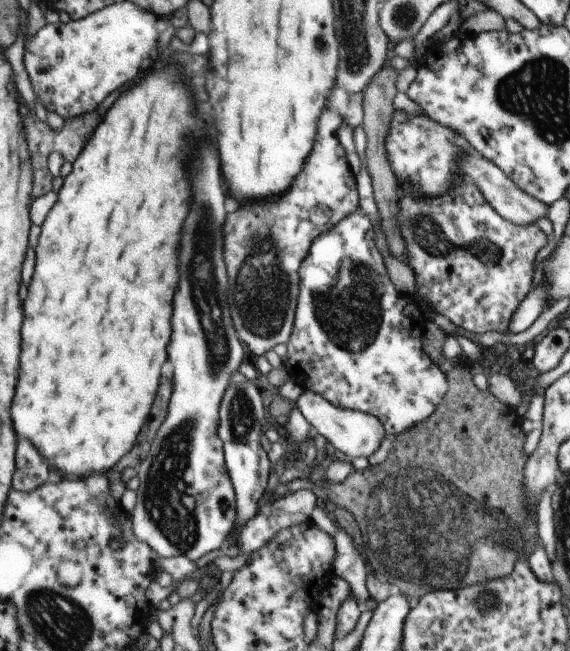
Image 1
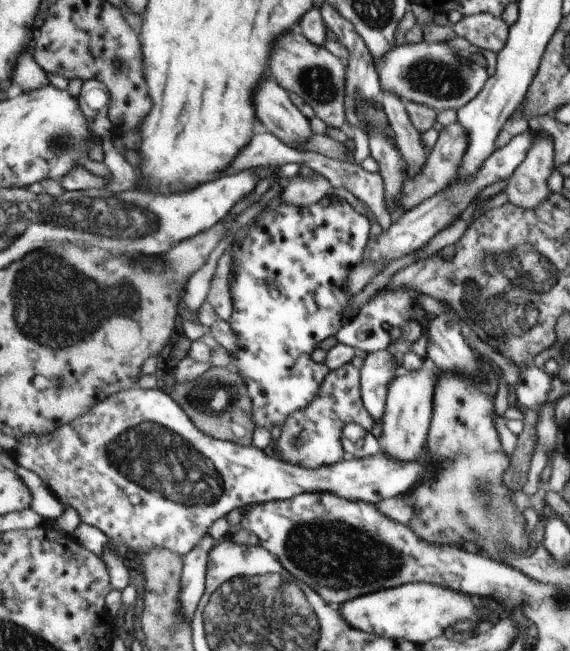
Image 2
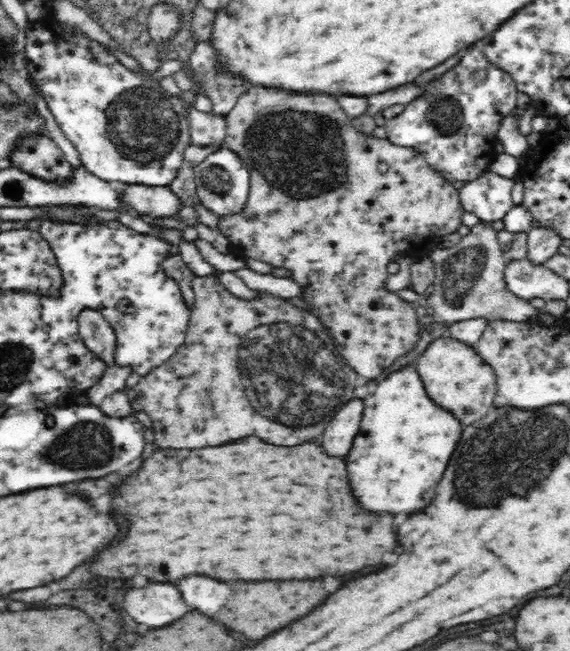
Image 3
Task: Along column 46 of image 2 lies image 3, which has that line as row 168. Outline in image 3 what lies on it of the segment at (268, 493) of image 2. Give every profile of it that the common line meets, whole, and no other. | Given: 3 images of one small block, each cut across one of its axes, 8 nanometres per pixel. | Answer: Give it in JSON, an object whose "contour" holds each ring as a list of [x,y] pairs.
{"contour":[[[476,44],[464,48],[454,68],[428,82],[414,100],[397,116],[385,120],[386,139],[412,147],[424,155],[429,165],[450,182],[471,181],[480,176],[494,158],[492,148],[499,122],[517,108],[517,84],[503,68],[498,68],[478,50]]]}

